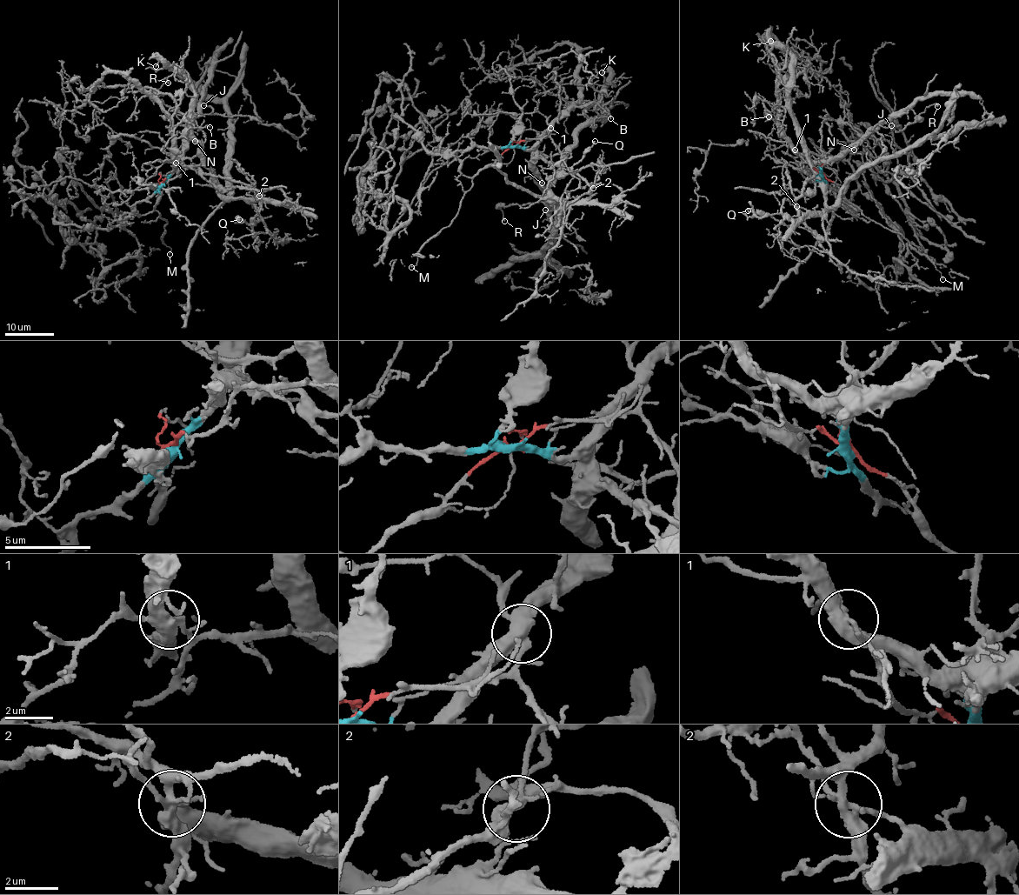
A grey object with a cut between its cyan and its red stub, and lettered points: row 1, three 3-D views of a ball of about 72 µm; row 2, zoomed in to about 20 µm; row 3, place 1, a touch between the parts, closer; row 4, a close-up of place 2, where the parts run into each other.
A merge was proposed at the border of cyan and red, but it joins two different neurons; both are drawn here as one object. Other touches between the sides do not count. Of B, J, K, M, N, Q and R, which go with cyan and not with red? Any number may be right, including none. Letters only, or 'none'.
B, J, N, Q, R

